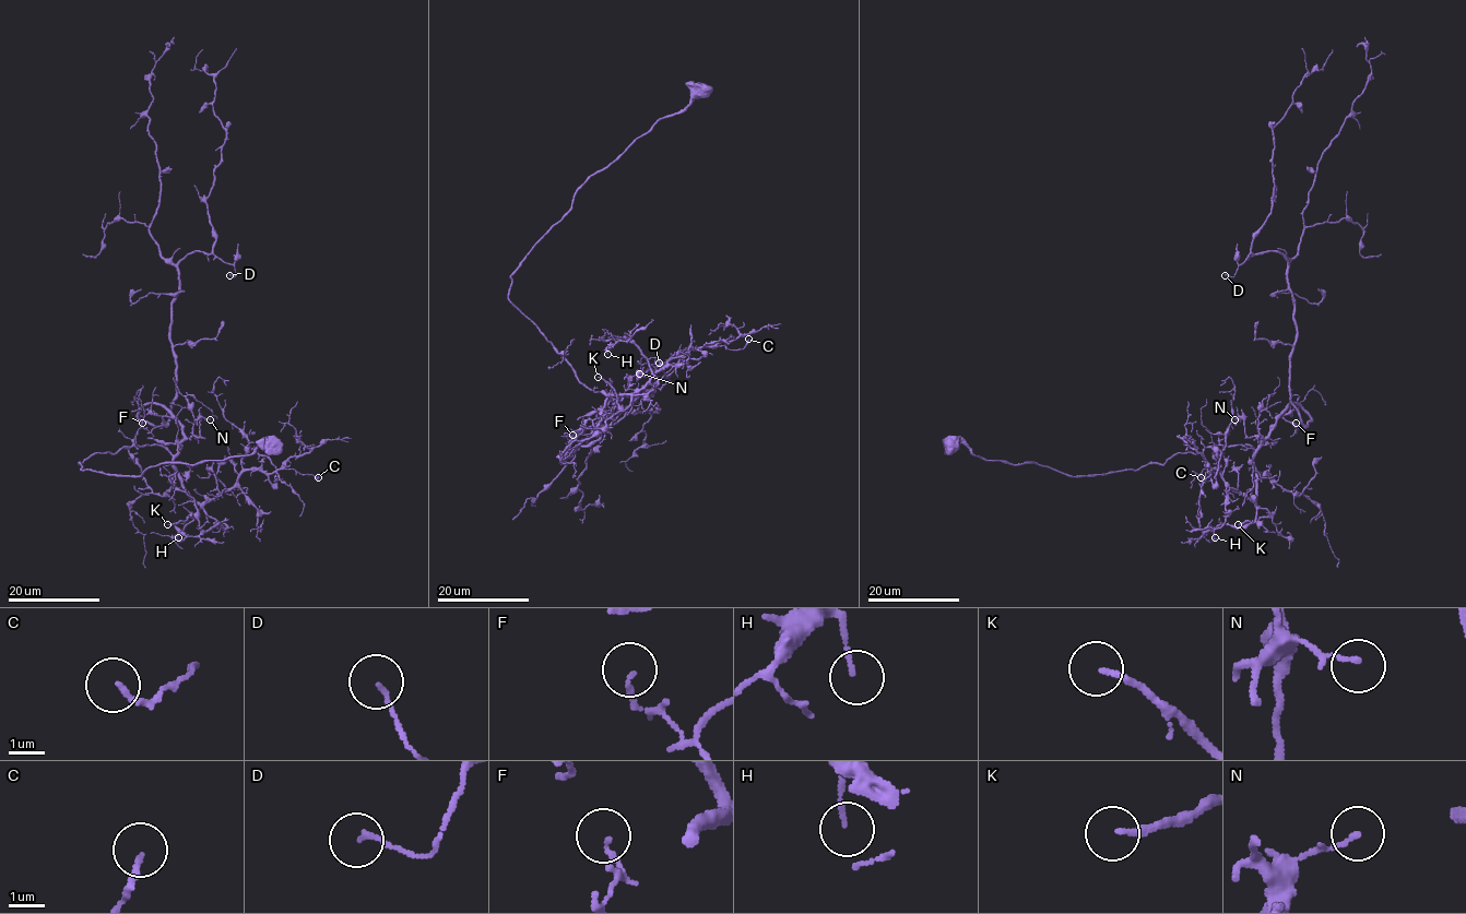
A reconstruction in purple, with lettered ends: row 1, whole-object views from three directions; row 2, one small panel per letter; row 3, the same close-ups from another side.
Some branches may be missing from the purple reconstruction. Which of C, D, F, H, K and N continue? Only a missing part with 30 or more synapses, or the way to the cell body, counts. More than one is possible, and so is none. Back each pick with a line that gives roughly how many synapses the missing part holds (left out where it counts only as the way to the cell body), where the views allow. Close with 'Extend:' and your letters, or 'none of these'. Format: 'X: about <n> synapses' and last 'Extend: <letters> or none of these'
K: about 40 synapses
Extend: K

